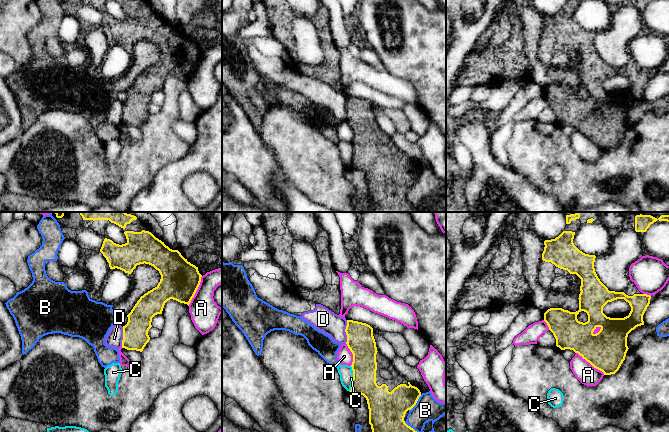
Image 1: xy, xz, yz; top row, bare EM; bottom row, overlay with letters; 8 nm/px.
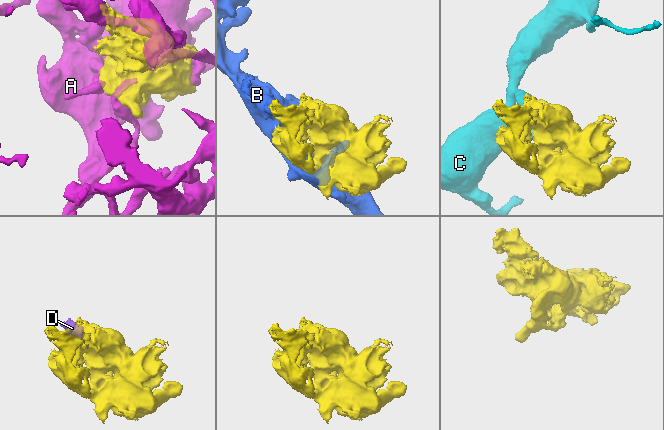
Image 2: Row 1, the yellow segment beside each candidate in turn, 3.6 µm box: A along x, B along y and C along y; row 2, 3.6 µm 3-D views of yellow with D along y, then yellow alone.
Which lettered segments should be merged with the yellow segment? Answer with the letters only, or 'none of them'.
none of them

